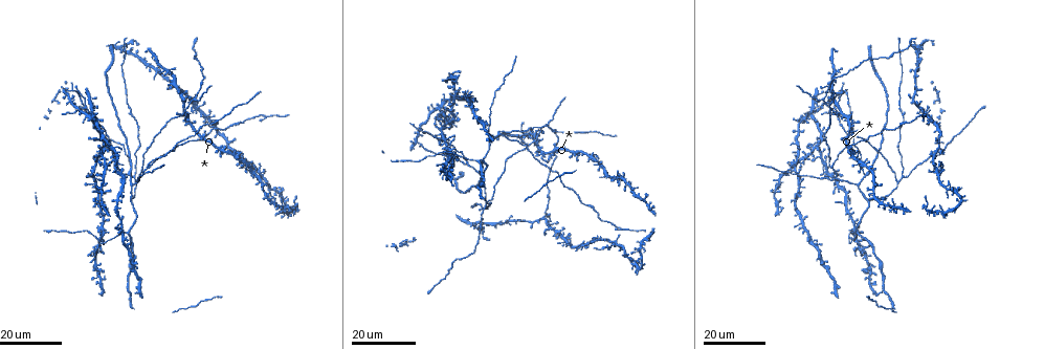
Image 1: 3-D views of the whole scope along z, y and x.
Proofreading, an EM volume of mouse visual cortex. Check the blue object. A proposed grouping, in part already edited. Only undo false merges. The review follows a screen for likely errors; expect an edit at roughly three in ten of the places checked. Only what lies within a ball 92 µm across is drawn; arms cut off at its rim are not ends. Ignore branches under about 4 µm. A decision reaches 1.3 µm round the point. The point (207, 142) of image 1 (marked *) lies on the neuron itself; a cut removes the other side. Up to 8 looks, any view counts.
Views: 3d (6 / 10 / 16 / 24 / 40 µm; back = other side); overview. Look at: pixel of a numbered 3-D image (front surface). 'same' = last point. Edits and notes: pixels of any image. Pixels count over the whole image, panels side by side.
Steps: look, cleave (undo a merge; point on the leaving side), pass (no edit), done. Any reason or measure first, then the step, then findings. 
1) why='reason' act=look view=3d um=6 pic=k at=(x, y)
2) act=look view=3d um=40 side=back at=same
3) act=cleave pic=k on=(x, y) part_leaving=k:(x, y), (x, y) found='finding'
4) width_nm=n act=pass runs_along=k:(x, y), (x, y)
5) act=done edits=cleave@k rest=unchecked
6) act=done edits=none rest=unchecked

act=look view=3d um=24 pic=1 at=(868, 173)

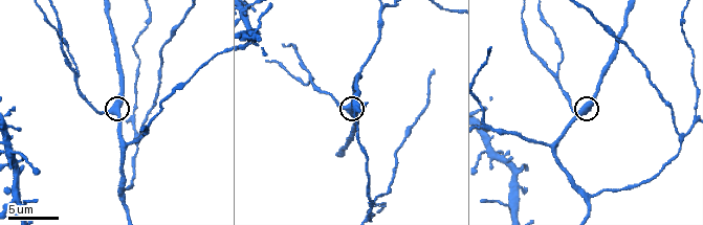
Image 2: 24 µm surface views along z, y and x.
act=look view=3d um=10 pic=2 at=(108, 110)

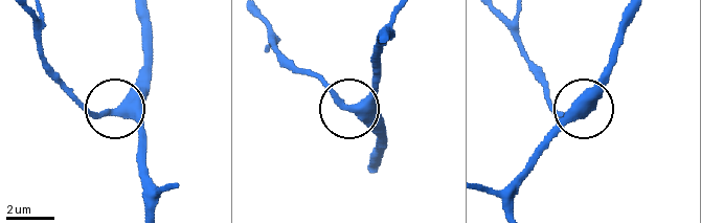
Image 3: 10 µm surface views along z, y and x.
act=pass runs_along=3:(381, 37), (379, 83), (357, 103), (344, 105), (311, 73) found='all the same neuron'

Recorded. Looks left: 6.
why='arms part here' act=look view=3d um=10 pic=2 at=(129, 119)

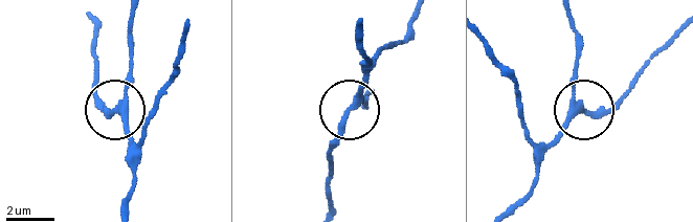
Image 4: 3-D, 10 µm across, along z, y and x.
width_nm=250 act=pass runs_along=4:(486, 50), (541, 146), (582, 110), (578, 40) found='continuous, no second neuron'

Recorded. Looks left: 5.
why='three-way junction' act=look view=3d um=10 pic=2 at=(356, 109)

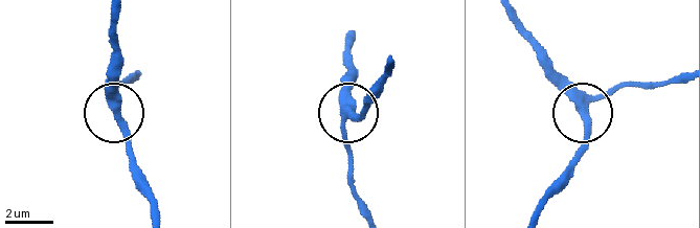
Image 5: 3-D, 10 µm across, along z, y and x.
act=look view=3d um=10 side=back pic=5 at=(348, 110)

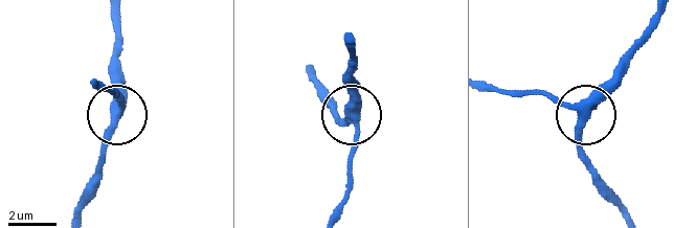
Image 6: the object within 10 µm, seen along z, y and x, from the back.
width_nm=350 act=pass runs_along=6:(331, 213), (346, 190), (346, 160), (359, 130), (353, 72) found='one neuron here'

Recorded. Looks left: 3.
why='two arms in line, one across' act=look view=3d um=24 pic=1 at=(100, 238)

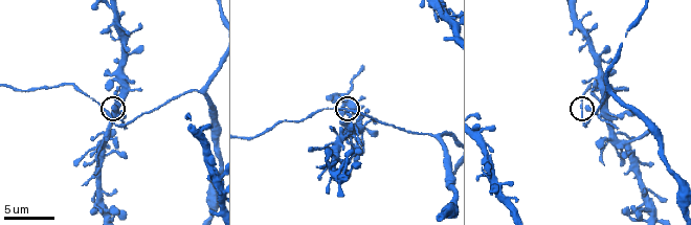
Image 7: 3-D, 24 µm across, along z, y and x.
act=look view=3d um=10 pic=7 at=(342, 109)

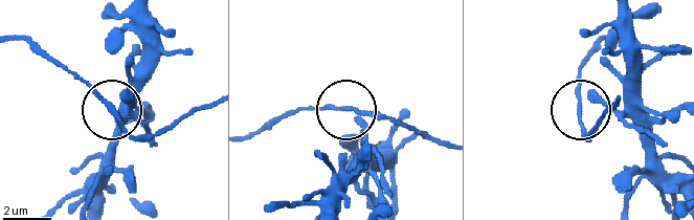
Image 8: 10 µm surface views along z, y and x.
side_arm_um=35 act=pass runs_along=8:(443, 146), (383, 115), (295, 110) found='one neuron here'

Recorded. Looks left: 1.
act=done edits=none rest=unchecked

